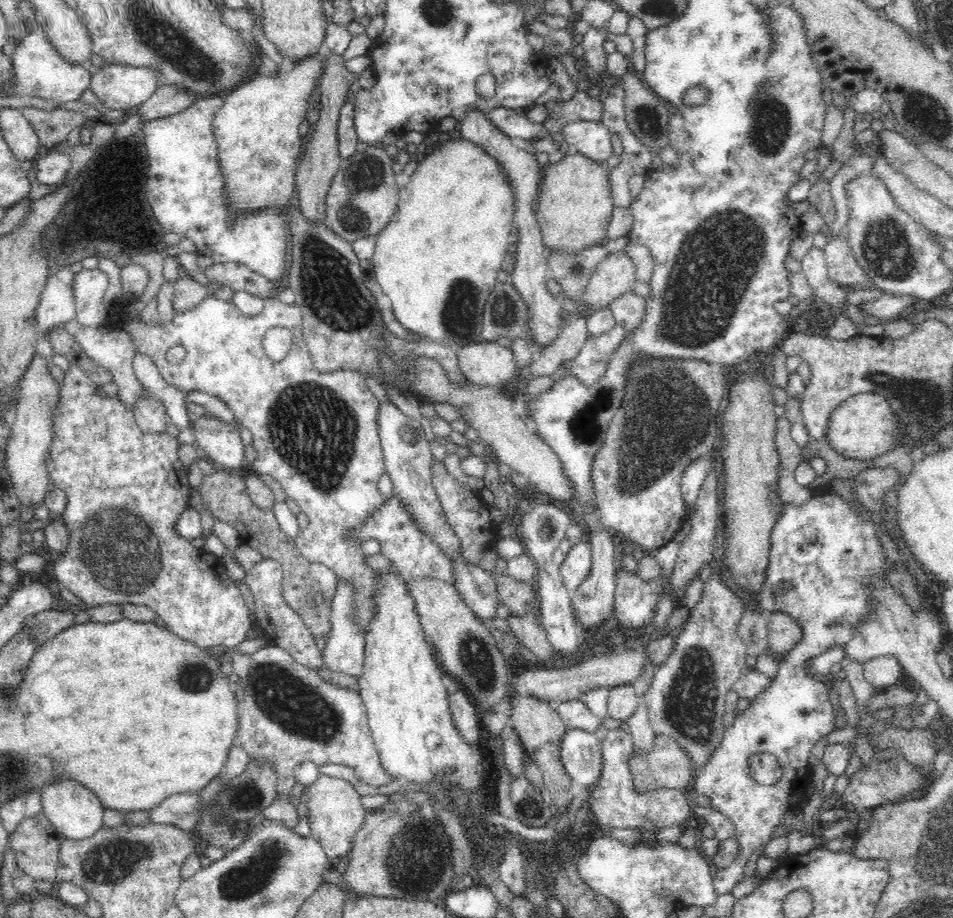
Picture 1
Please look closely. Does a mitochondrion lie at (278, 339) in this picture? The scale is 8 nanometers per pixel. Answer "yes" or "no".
no

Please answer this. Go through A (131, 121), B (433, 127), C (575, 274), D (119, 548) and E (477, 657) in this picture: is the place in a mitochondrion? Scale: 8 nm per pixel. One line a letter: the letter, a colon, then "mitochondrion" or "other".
A: other
B: other
C: mitochondrion
D: mitochondrion
E: mitochondrion

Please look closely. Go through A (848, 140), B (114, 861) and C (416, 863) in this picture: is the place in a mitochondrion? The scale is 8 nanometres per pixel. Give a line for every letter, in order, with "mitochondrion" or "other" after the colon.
A: other
B: mitochondrion
C: mitochondrion

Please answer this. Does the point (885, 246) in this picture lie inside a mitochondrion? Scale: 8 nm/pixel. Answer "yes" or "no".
yes

